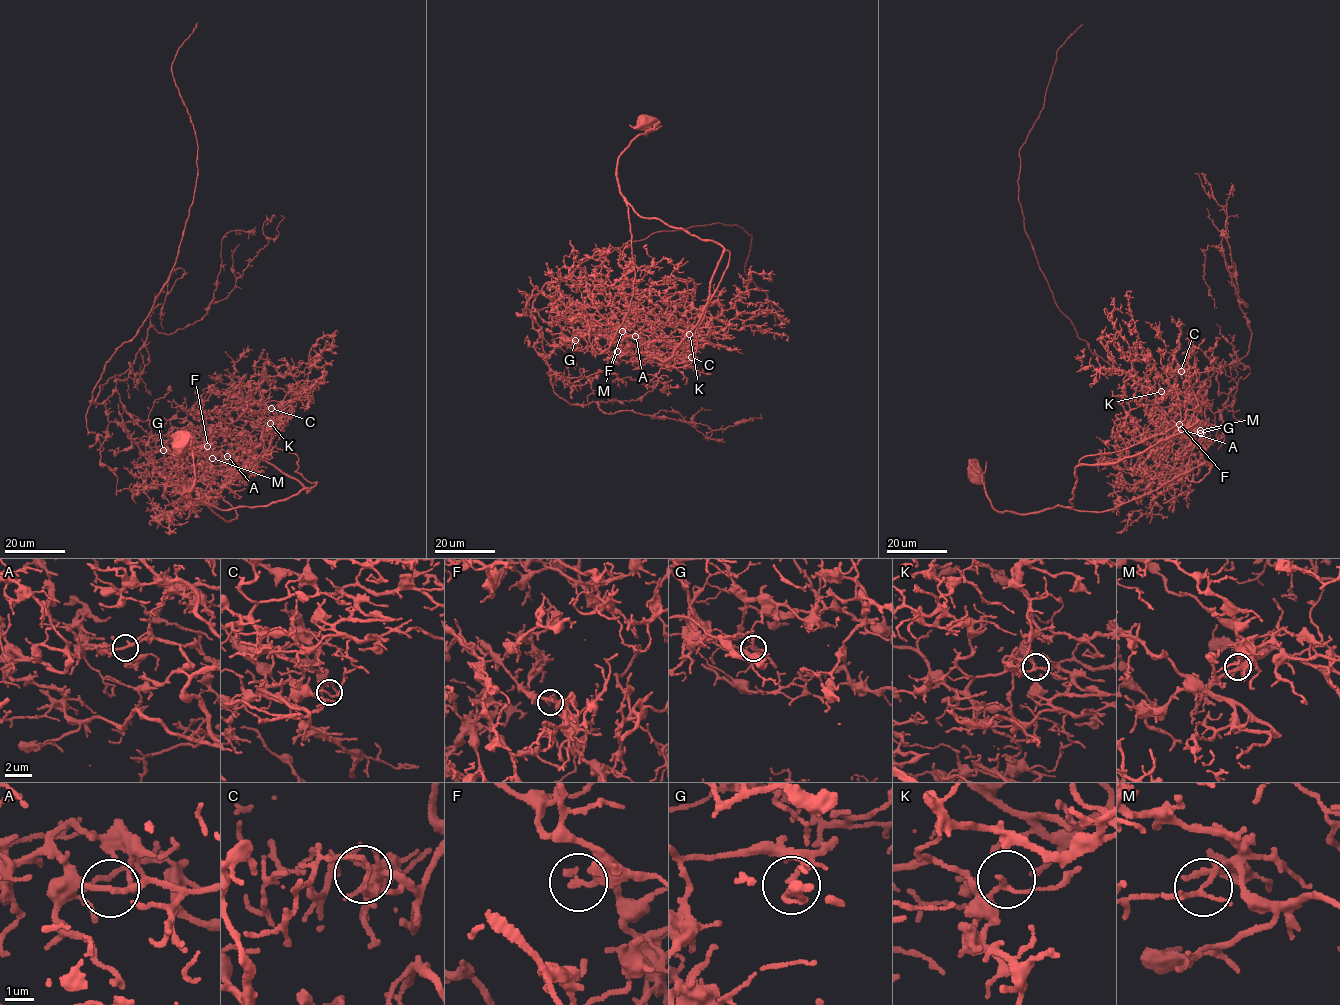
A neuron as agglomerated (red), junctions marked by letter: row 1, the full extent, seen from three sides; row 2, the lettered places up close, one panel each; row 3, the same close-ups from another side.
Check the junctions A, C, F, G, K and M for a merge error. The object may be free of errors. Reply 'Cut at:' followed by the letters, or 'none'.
Cut at: G

